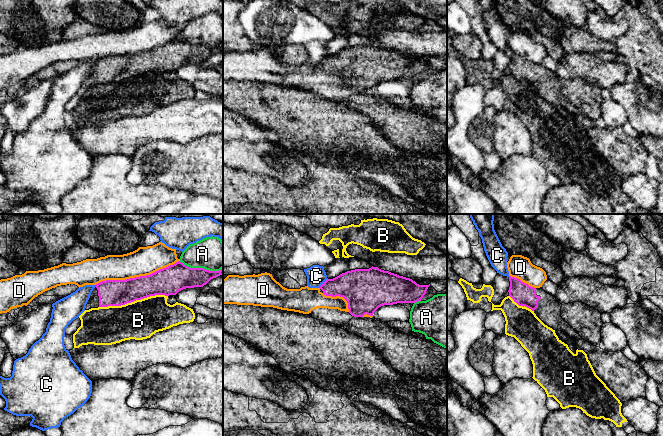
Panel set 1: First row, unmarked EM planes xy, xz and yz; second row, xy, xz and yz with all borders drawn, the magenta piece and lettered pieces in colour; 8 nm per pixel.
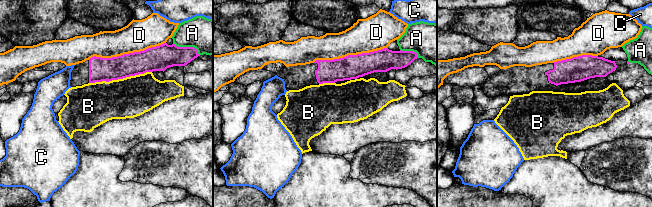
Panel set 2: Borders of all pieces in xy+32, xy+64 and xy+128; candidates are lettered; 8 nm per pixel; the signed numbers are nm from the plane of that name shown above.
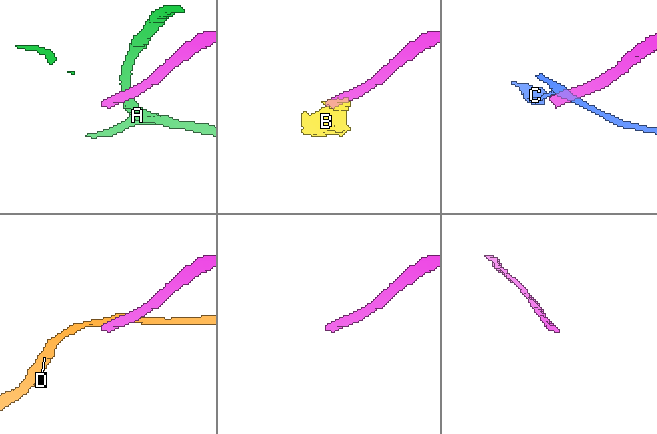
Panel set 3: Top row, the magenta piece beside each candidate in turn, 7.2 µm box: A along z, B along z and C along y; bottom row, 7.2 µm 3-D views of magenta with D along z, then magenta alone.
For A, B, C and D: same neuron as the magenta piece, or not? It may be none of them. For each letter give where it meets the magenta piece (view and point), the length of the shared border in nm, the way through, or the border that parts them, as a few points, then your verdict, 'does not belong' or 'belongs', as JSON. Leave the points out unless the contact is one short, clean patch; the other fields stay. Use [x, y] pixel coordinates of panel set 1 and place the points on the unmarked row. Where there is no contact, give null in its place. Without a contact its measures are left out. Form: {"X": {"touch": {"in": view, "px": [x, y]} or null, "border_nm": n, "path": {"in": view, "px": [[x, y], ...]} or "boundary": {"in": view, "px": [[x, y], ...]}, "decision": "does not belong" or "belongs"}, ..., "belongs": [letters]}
{"A": {"touch": {"in": "xy", "px": [201, 44]}, "border_nm": 360, "decision": "does not belong"}, "B": {"touch": {"in": "xy", "px": [133, 77]}, "border_nm": 550, "decision": "does not belong"}, "C": {"touch": {"in": "xz", "px": [323, 59]}, "border_nm": 100, "decision": "does not belong"}, "D": {"touch": {"in": "xy", "px": [137, 53]}, "border_nm": 700, "decision": "does not belong"}, "belongs": []}

